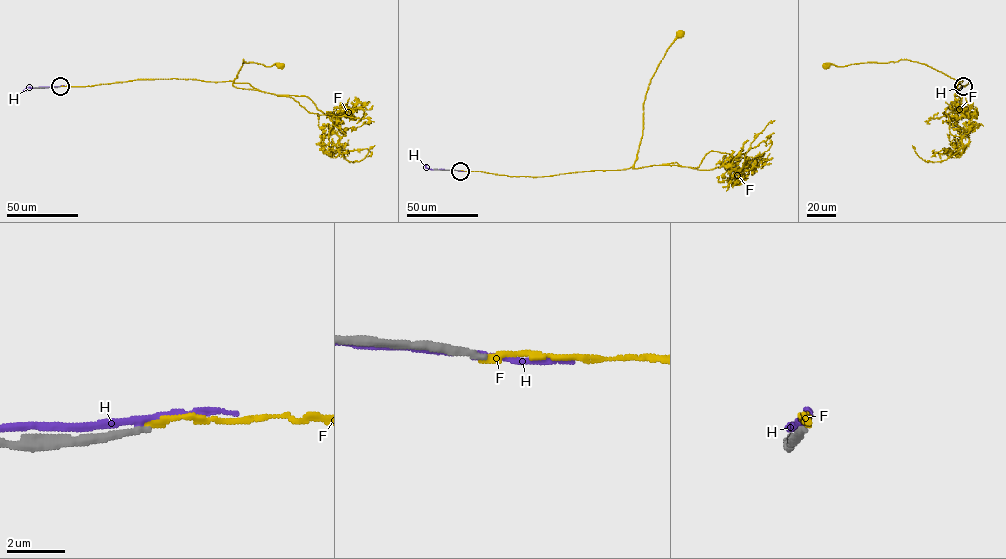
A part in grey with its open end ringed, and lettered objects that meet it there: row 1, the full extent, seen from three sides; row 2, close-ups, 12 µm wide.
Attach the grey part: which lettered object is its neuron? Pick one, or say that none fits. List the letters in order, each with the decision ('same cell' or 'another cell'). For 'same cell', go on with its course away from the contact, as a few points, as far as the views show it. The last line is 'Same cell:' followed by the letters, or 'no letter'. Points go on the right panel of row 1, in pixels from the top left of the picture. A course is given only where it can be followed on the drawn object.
F: another cell
H: another cell
Same cell: no letter

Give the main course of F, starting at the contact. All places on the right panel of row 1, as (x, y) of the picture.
F: (963, 86), (969, 79), (958, 81), (926, 64), (906, 59), (826, 66)

